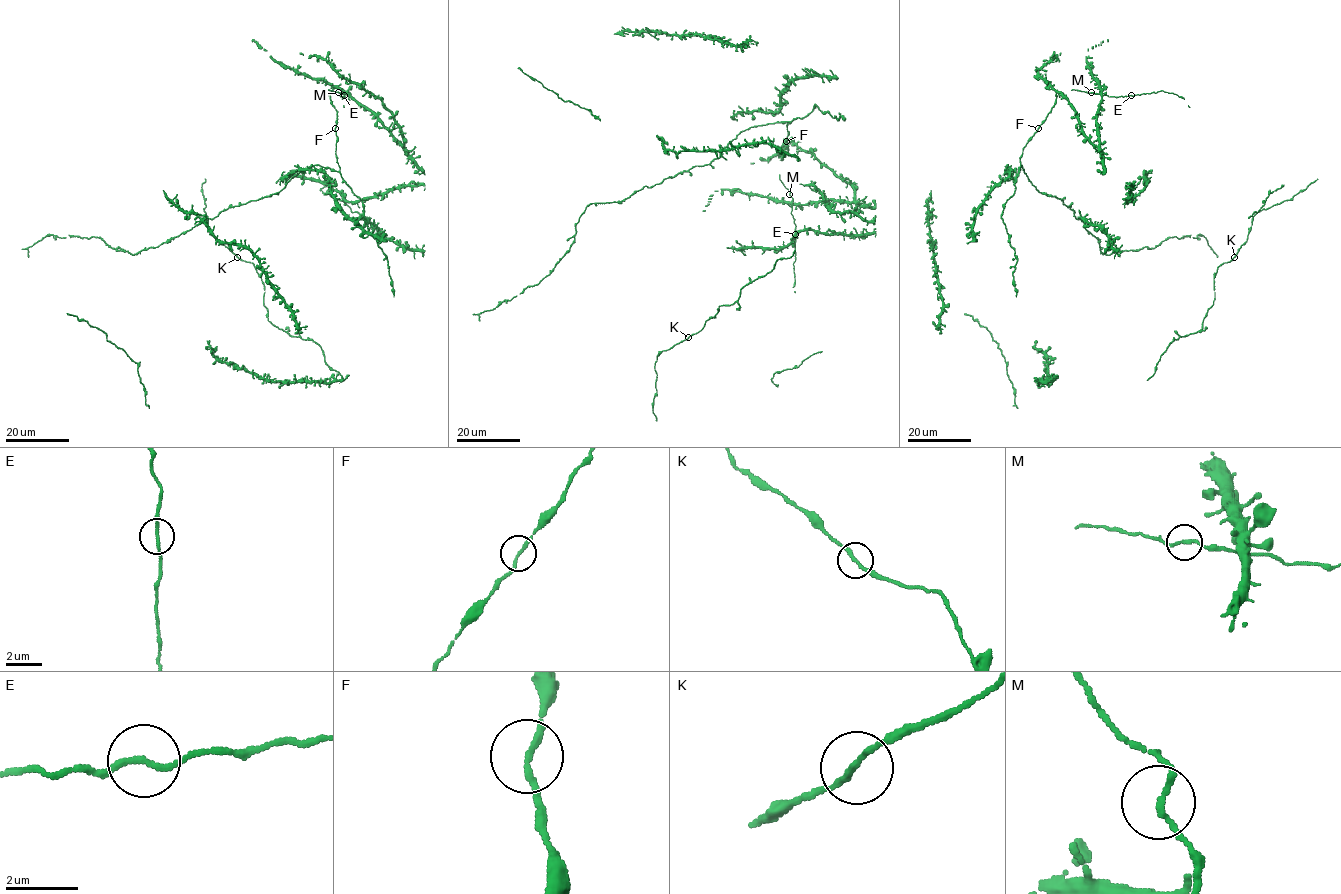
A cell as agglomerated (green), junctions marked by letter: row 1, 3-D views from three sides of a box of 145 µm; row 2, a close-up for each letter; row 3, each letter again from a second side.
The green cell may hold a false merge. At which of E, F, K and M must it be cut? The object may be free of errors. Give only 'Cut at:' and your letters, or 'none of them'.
Cut at: none of them

